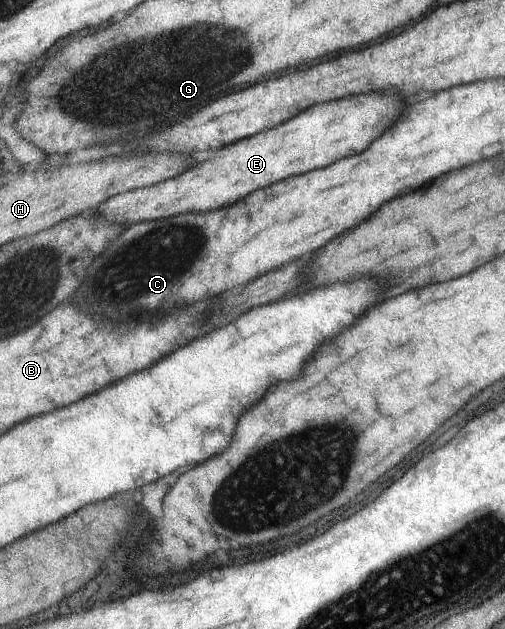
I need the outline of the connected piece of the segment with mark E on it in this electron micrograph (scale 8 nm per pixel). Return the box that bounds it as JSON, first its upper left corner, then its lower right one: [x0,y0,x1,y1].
[96,92,404,225]

